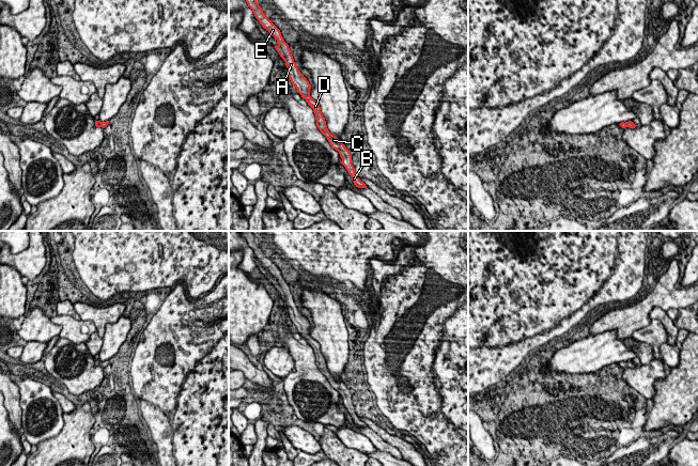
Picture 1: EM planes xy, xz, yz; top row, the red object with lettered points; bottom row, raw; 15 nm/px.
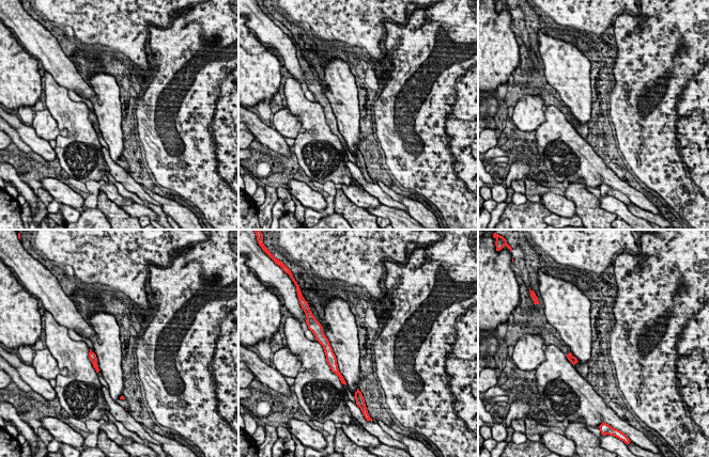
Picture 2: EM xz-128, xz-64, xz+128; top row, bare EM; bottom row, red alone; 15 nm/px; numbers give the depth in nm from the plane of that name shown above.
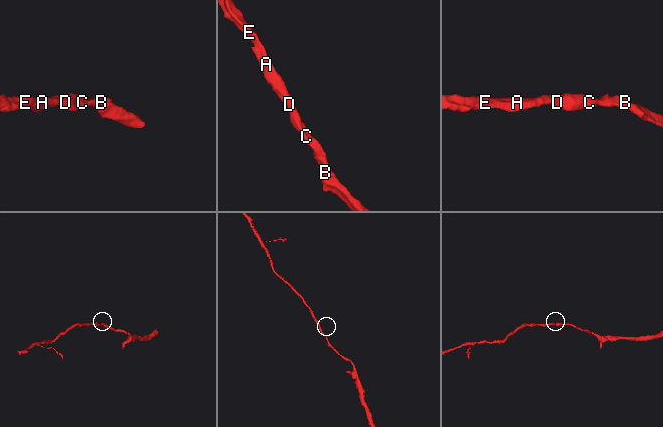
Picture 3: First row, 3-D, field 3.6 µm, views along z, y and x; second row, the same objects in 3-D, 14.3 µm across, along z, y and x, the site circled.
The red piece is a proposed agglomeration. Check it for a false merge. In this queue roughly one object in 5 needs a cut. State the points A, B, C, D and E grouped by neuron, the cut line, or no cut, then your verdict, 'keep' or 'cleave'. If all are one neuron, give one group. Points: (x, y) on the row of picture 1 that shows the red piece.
A B C D E; no cut; keep

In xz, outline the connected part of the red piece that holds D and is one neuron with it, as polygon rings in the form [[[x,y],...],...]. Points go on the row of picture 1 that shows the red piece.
[[[246,0],[246,2],[248,6],[252,10],[255,18],[260,21],[262,27],[266,29],[269,34],[277,40],[278,45],[275,46],[275,48],[285,62],[285,65],[288,67],[288,75],[292,84],[297,89],[297,92],[313,109],[317,128],[327,138],[331,147],[339,152],[340,157],[342,158],[342,165],[345,167],[348,174],[351,175],[354,185],[358,188],[367,188],[366,184],[360,181],[355,172],[350,151],[344,146],[342,142],[339,142],[337,140],[336,136],[329,133],[325,118],[321,112],[320,104],[310,96],[311,84],[309,83],[307,78],[298,71],[289,45],[284,42],[280,30],[272,22],[272,20],[269,20],[265,16],[262,7],[258,4],[257,0]]]

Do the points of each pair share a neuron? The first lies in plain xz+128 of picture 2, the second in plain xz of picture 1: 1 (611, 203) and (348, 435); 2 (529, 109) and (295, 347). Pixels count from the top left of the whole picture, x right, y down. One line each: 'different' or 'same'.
1: same
2: different

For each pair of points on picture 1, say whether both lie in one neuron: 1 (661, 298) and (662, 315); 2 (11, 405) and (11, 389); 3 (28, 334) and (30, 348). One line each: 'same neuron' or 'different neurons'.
1: different neurons
2: same neuron
3: different neurons

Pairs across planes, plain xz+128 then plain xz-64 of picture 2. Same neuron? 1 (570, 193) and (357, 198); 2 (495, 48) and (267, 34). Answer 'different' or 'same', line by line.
1: different
2: different

